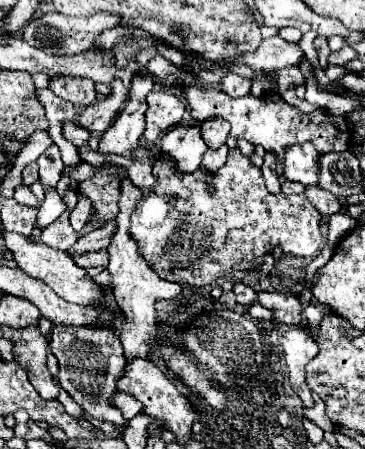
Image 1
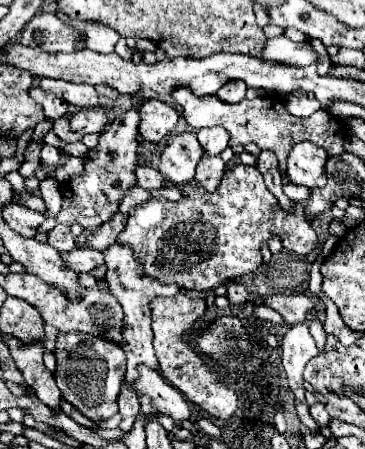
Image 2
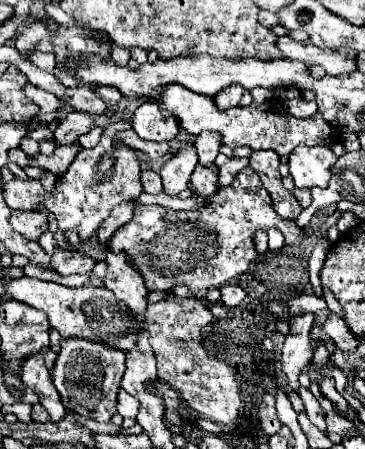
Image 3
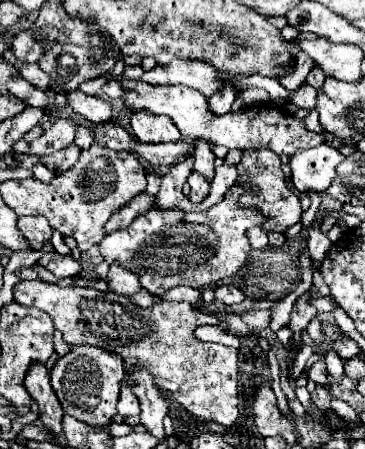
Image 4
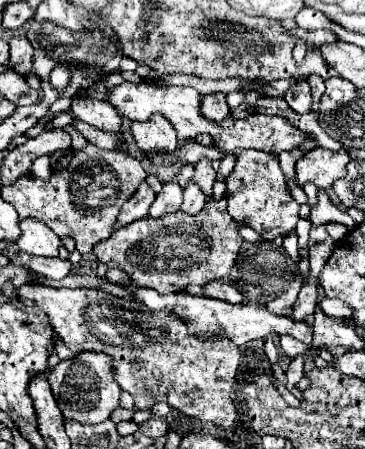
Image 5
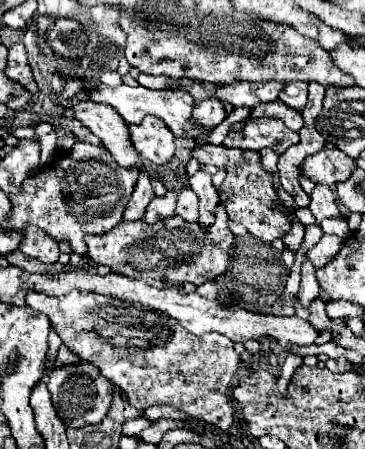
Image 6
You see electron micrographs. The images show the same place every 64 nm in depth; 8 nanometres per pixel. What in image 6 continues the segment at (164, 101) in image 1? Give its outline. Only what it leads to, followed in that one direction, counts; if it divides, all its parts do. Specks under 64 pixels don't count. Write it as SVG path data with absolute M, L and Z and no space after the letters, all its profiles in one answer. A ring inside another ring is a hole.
M146 116L142 124L132 124L130 138L134 148L156 166L168 162L174 154L174 136L156 116Z

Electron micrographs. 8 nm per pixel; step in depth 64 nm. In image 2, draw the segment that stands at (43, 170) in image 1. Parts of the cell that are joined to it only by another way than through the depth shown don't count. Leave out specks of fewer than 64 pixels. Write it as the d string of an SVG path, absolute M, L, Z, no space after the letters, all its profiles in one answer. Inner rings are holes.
M45 144L40 152L40 164L46 168L46 176L48 176L48 178L54 176L56 168L58 168L58 166L56 166L58 160L60 160L60 152L58 152L58 148L47 146L47 144Z

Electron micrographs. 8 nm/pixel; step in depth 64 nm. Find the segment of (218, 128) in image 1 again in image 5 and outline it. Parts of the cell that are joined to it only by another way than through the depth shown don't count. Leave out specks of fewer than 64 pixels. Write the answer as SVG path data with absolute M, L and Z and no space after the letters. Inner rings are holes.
M200 158L200 162L194 164L194 180L204 190L206 200L210 200L208 196L212 192L212 184L214 184L216 176L218 176L218 172L212 168L212 162L208 158Z

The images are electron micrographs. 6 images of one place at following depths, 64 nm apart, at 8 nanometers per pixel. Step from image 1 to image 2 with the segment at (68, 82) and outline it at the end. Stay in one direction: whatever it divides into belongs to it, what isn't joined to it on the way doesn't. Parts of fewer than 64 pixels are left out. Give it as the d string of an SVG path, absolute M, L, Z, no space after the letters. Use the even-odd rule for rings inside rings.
M42 78L40 86L42 86L42 90L56 94L58 98L66 100L68 104L72 104L76 108L98 106L98 94L92 84L74 84L74 82L66 82L66 80Z

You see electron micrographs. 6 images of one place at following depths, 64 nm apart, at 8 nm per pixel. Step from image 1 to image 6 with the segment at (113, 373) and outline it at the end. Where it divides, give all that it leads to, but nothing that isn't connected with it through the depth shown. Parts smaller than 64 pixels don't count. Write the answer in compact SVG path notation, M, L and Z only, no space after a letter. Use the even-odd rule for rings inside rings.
M90 362L70 364L70 366L58 366L48 376L48 390L52 396L52 404L58 412L58 416L64 420L66 426L82 428L90 424L100 424L100 420L108 414L114 398L114 384L100 374L100 370Z

